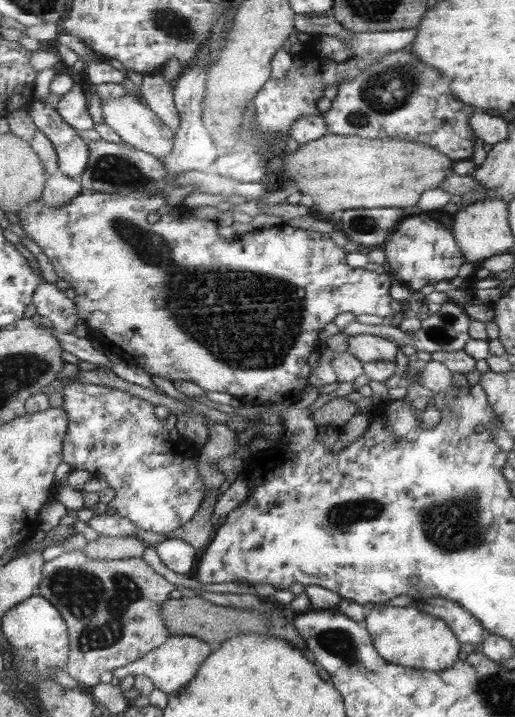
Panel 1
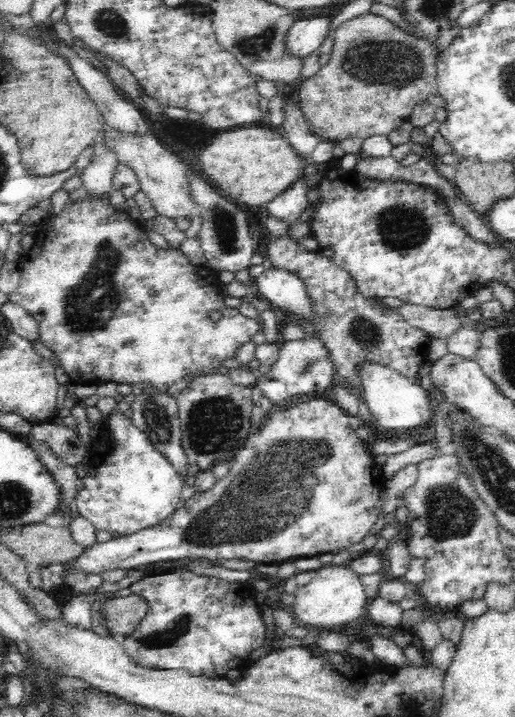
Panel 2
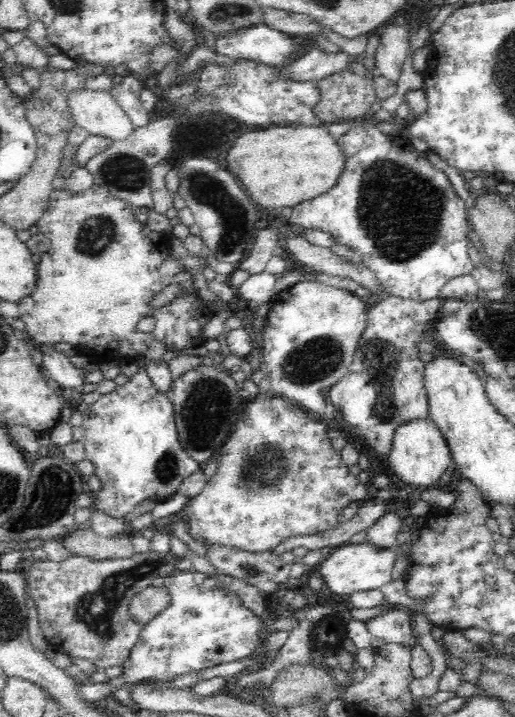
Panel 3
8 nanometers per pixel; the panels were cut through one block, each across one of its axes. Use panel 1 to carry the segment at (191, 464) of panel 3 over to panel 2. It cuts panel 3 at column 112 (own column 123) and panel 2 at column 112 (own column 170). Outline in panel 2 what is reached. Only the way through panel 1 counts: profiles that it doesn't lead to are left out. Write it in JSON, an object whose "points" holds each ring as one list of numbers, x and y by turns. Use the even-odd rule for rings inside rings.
{"points":[[112,414,110,422,104,424,104,428,98,428,92,440,92,450,88,456,88,474,84,478,84,490,76,498,76,514,82,518,88,518,98,530,106,530,110,534,120,534,132,536,142,530,150,530,154,526,160,526,166,522,176,510,178,502,182,500,182,488,186,484,188,474,180,474,164,456,158,452,146,438,144,432,140,432,134,424,132,418,126,414]]}

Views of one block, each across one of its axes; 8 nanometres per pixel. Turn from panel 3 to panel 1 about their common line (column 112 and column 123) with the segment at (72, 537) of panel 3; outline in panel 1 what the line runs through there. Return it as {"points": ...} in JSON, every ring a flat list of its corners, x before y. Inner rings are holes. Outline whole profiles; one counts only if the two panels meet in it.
{"points":[[99,536,93,542,87,542,83,548,85,554,93,560,105,560,105,562,119,562,119,560,133,560,141,558,145,554,145,548,149,548,147,542,141,538,113,538,113,536]]}

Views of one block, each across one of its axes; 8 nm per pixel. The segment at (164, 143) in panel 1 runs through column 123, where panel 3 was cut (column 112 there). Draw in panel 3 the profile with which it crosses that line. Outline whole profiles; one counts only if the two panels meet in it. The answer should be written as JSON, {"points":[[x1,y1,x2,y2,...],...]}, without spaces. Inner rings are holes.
{"points":[[66,92,66,104,74,122,86,128,90,134,108,136,116,142,126,138,134,128,134,122,130,120,126,110,110,96,110,92]]}

